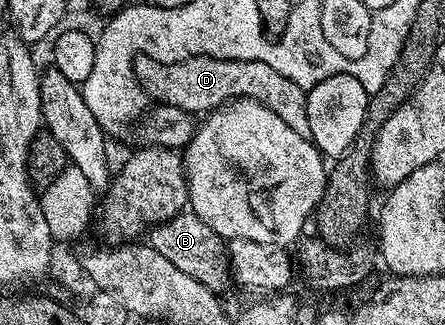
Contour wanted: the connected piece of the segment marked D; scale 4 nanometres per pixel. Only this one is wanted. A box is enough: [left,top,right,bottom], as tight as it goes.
[134,55,310,137]

